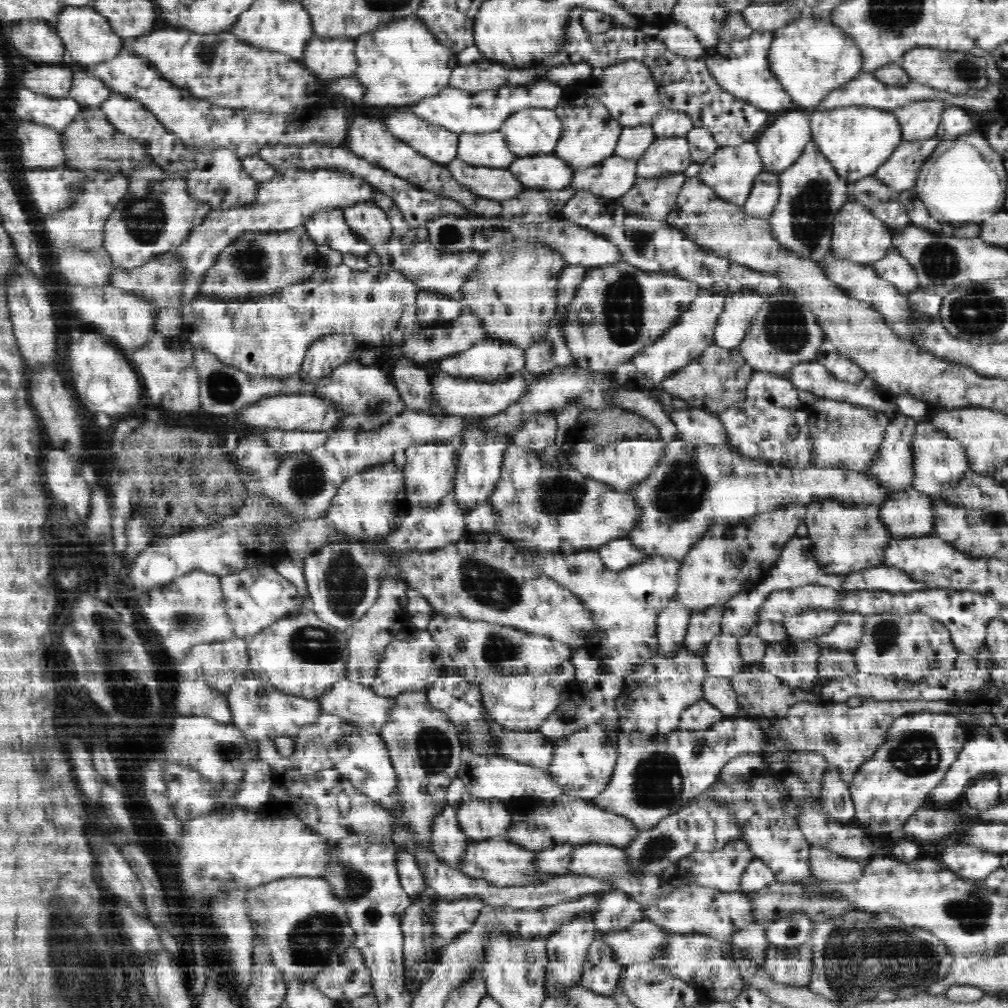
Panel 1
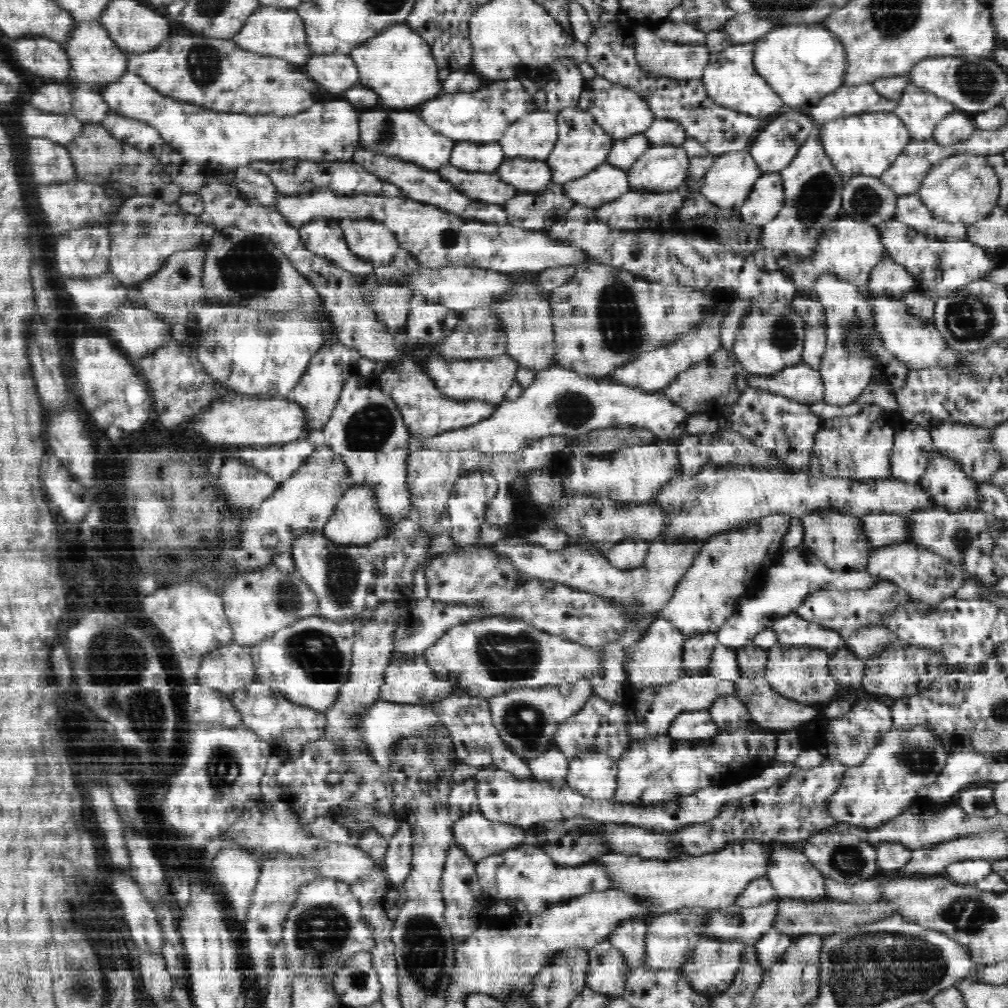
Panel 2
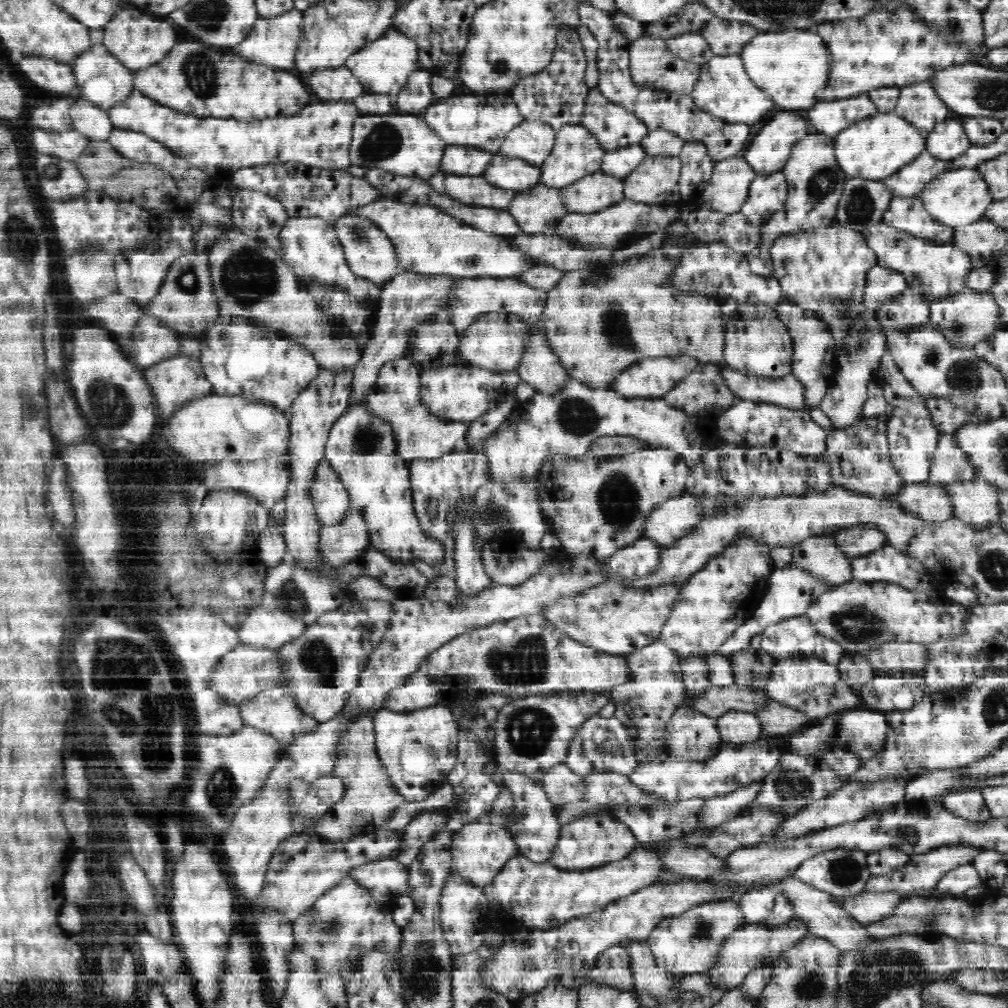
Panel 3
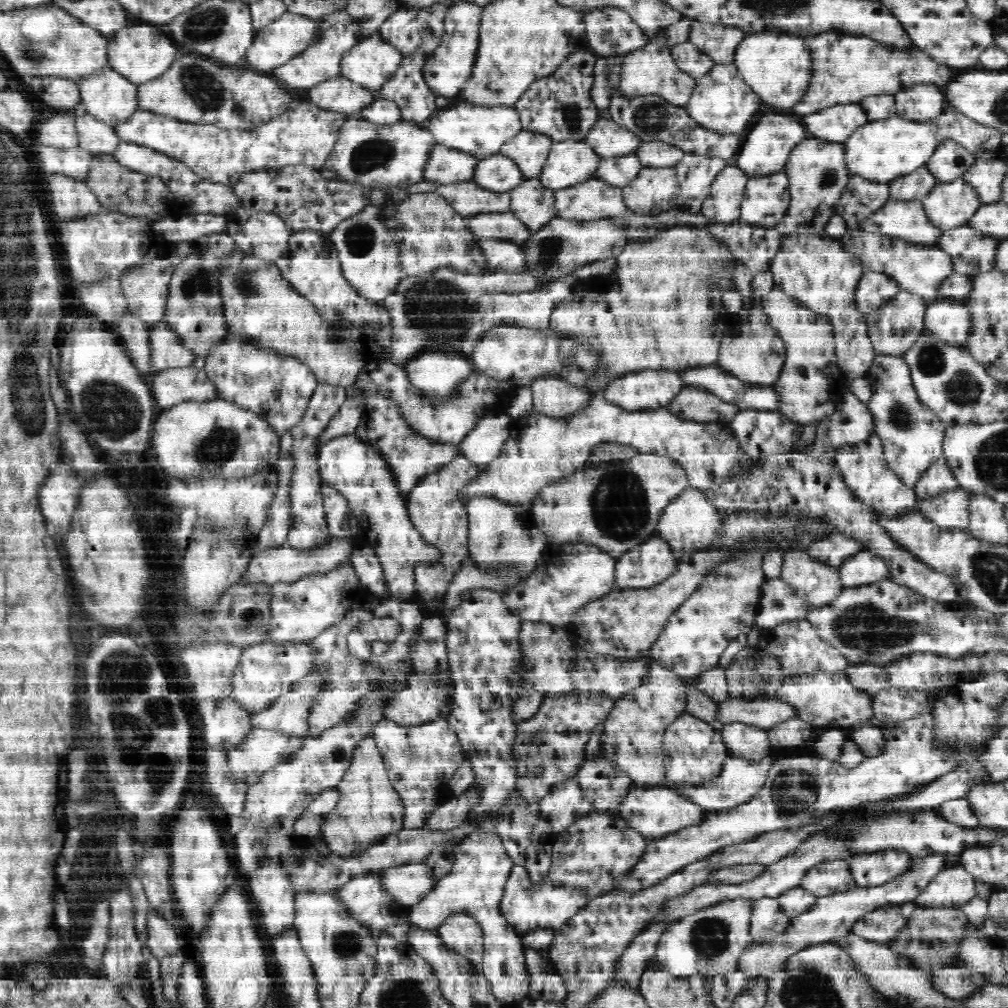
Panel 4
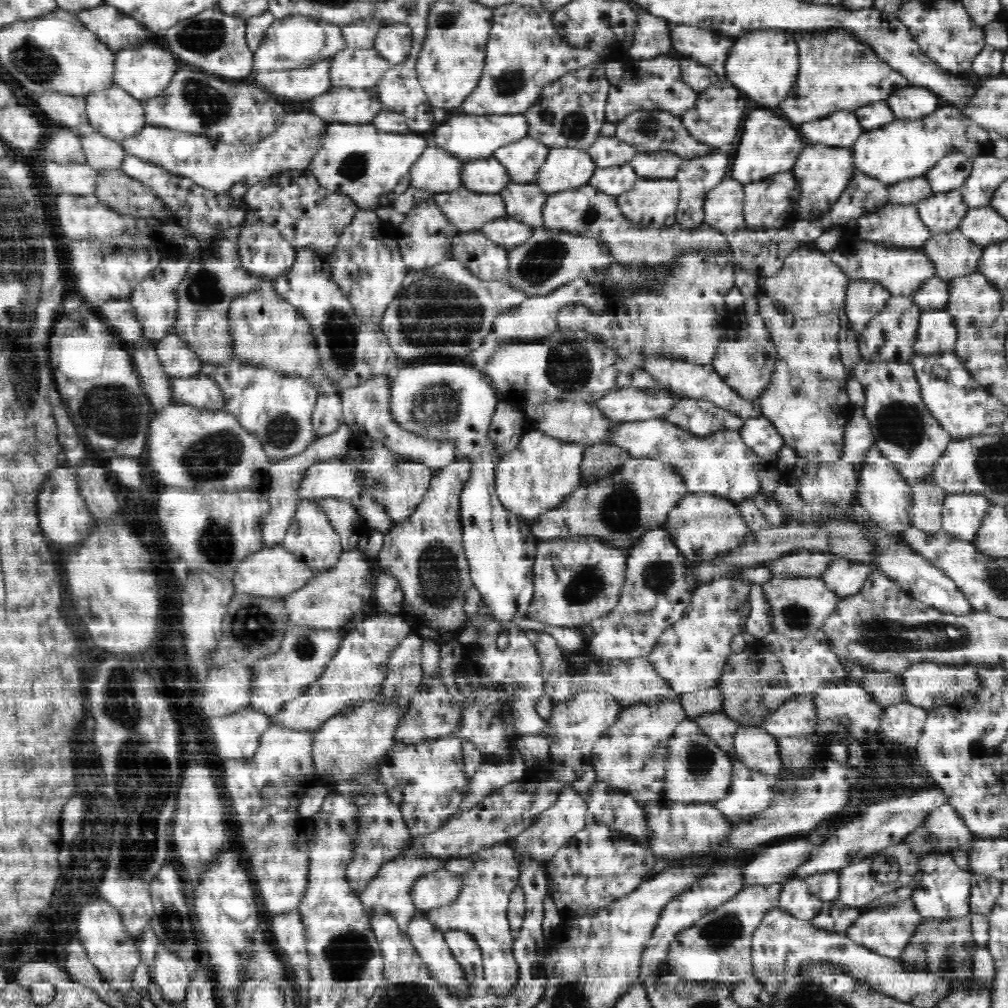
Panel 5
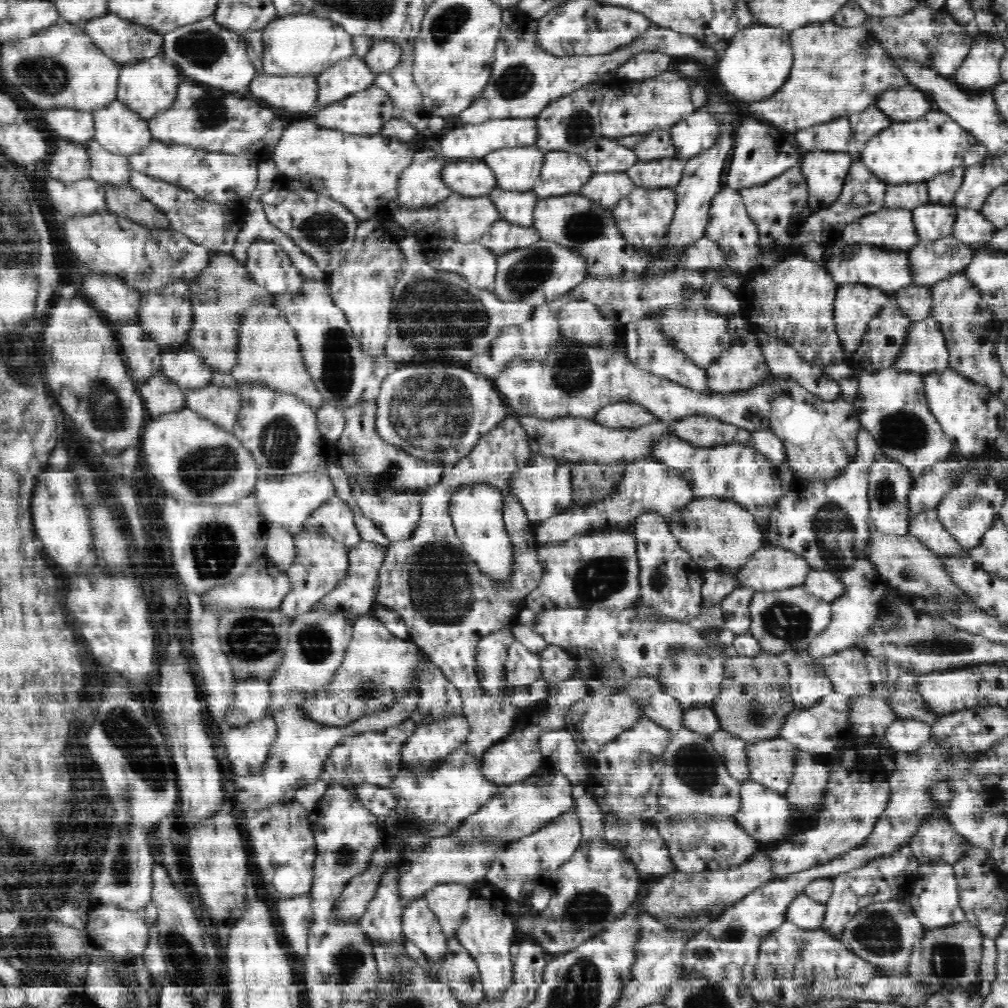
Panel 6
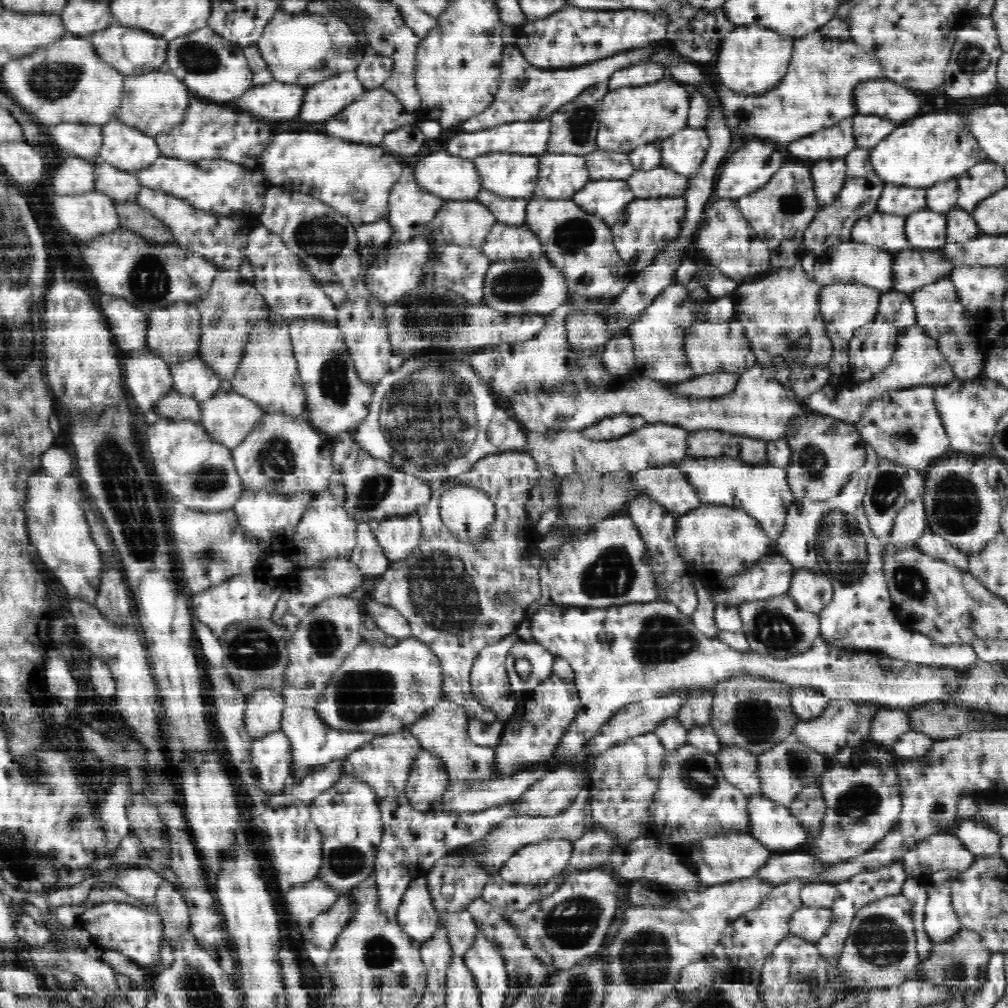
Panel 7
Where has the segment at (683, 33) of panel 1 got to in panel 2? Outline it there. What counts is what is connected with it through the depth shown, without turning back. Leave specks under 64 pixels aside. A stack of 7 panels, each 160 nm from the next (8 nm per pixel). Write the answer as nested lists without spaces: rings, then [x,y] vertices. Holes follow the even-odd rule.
[[[644,23],[630,25],[635,38],[635,58],[641,70],[651,72],[654,76],[663,76],[672,80],[694,80],[701,78],[711,53],[704,43],[680,43],[673,40],[658,38],[652,26]]]

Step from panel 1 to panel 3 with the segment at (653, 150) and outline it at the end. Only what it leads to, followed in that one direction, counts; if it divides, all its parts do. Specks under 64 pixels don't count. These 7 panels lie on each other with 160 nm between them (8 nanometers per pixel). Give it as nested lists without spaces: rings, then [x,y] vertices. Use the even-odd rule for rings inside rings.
[[[647,155],[622,180],[625,198],[658,206],[679,205],[682,201],[679,191],[681,166],[678,155]]]

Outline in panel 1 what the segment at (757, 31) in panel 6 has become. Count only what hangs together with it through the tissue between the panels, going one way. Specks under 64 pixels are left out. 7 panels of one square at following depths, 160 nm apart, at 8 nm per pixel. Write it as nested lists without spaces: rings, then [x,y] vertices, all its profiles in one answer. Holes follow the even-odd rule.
[[[808,14],[777,28],[776,37],[769,48],[768,59],[770,69],[793,102],[800,106],[814,106],[814,108],[827,94],[856,78],[864,66],[864,55],[853,37],[849,38],[841,27],[832,22],[828,24],[822,20],[814,20],[814,16]]]

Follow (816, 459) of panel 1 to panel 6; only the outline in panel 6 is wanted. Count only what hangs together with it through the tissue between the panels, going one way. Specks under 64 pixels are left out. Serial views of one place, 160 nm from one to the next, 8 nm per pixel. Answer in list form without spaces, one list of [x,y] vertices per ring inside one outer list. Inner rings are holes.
[[[879,455],[869,468],[869,513],[870,522],[878,532],[906,536],[909,534],[909,492],[913,478],[910,470],[898,462]]]

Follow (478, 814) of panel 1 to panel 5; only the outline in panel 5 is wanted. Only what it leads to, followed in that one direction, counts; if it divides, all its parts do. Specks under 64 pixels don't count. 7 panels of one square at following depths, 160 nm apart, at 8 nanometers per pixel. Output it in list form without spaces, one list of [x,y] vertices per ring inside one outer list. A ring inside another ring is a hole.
[[[496,843],[492,846],[483,847],[469,856],[472,861],[472,870],[467,874],[460,875],[461,887],[457,897],[443,906],[431,907],[422,912],[423,920],[438,928],[442,933],[450,930],[469,932],[474,940],[477,940],[483,956],[486,982],[490,986],[490,992],[504,996],[512,992],[512,988],[520,980],[520,966],[513,954],[514,936],[509,925],[507,906],[511,891],[519,883],[519,864],[511,843]]]

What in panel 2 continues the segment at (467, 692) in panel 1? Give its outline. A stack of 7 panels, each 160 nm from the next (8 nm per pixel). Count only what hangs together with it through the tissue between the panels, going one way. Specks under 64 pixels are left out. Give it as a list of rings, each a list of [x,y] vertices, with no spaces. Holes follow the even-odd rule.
[[[454,690],[436,702],[430,704],[432,709],[440,715],[441,724],[448,729],[453,740],[453,748],[456,758],[470,766],[486,767],[494,764],[496,768],[511,772],[516,778],[528,778],[533,776],[526,761],[514,754],[506,743],[500,738],[497,728],[493,725],[493,718],[489,707],[489,699],[468,696],[463,690]]]

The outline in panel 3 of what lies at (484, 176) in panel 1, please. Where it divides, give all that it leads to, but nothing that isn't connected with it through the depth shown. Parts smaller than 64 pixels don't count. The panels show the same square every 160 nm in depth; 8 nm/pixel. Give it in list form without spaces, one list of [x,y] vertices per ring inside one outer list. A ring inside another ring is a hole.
[[[439,170],[428,183],[434,190],[450,195],[458,202],[470,206],[486,206],[507,210],[517,191],[514,189],[494,188],[482,176],[450,174]]]

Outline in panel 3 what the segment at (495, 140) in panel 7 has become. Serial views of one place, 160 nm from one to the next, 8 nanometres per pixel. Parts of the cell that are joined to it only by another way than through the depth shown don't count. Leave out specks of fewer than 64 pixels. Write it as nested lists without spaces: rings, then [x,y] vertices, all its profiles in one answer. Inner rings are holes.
[[[456,96],[448,102],[434,104],[424,112],[428,126],[448,145],[472,146],[478,150],[493,151],[498,154],[500,142],[515,126],[522,124],[524,118],[517,103],[510,96]]]

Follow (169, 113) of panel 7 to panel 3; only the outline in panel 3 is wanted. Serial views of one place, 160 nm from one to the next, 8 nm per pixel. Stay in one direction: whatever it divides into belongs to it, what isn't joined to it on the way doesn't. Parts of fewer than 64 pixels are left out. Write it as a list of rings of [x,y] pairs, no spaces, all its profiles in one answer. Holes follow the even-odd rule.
[[[136,8],[116,11],[114,18],[108,22],[103,32],[103,43],[108,47],[109,53],[116,55],[117,59],[133,72],[166,58],[171,47],[177,42],[177,38],[174,38],[176,34],[170,24],[166,24],[164,20],[158,22],[150,16],[144,16],[136,12]]]

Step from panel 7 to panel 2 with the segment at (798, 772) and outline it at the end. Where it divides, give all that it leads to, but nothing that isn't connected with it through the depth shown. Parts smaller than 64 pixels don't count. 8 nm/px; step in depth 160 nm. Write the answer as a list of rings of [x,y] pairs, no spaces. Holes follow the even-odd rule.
[[[719,695],[709,711],[718,730],[747,727],[752,721],[746,705],[736,695]]]

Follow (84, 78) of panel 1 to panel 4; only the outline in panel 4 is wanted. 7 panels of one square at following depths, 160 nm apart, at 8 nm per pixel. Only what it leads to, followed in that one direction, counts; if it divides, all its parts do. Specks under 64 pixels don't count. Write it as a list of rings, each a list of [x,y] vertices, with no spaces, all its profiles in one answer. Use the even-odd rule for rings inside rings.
[[[86,113],[75,120],[79,138],[79,146],[94,157],[96,154],[113,154],[115,147],[121,142],[114,127],[102,123],[102,120],[94,118]]]

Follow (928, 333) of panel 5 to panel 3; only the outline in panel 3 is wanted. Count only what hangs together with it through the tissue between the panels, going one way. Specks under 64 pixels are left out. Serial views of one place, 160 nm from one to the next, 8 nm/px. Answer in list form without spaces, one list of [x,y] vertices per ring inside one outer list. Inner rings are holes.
[[[964,288],[951,297],[931,302],[929,321],[943,334],[952,347],[974,349],[978,342],[998,330],[1001,308],[996,303],[992,291]]]

